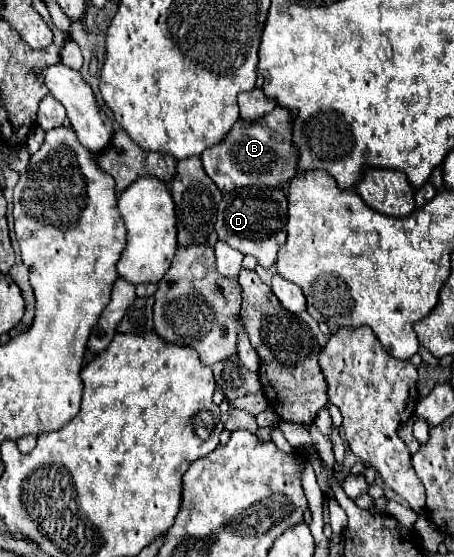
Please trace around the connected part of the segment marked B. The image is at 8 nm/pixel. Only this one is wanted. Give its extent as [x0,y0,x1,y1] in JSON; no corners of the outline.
[200,106,298,192]

